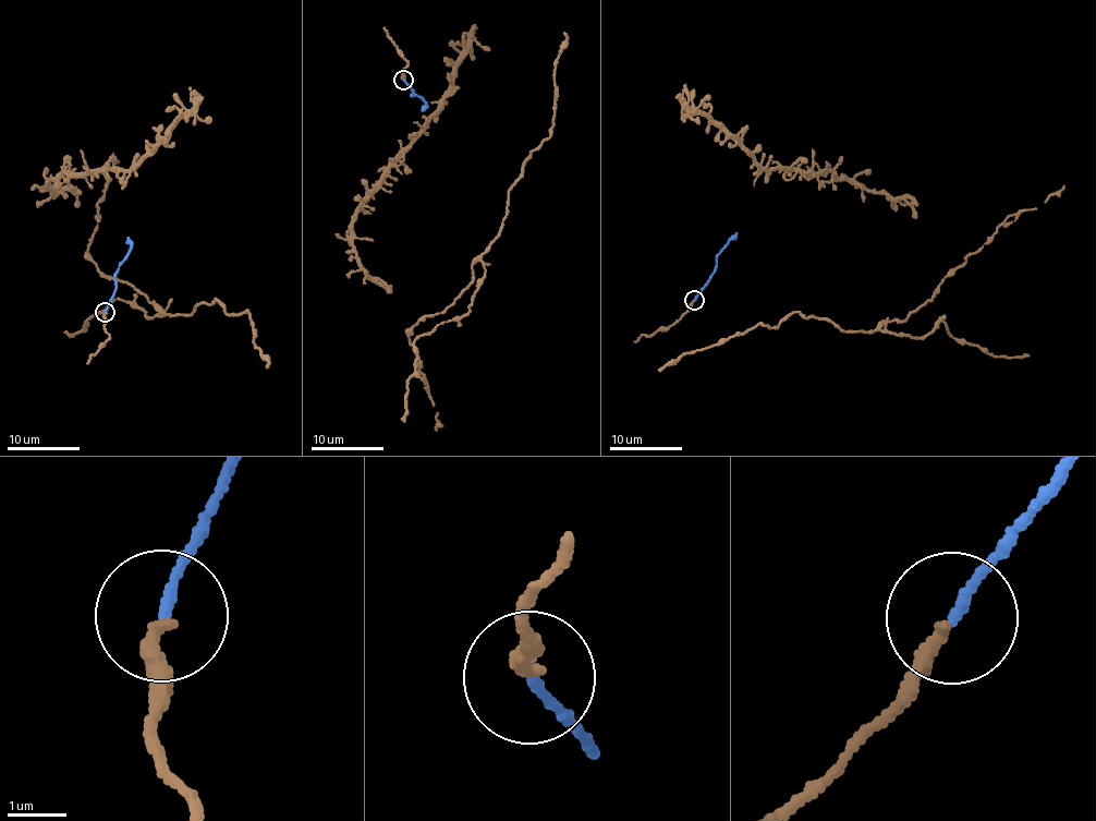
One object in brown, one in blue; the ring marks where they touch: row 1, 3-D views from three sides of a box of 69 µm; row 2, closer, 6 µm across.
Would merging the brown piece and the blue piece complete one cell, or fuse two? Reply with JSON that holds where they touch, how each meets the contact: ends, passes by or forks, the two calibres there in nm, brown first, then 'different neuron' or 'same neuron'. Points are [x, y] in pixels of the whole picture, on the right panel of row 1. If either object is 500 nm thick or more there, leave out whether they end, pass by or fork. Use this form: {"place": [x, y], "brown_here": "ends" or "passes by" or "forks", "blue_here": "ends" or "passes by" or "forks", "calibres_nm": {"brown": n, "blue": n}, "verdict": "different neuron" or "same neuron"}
{"place": [694, 300], "brown_here": "ends", "blue_here": "ends", "calibres_nm": {"brown": 280, "blue": 170}, "verdict": "same neuron"}

